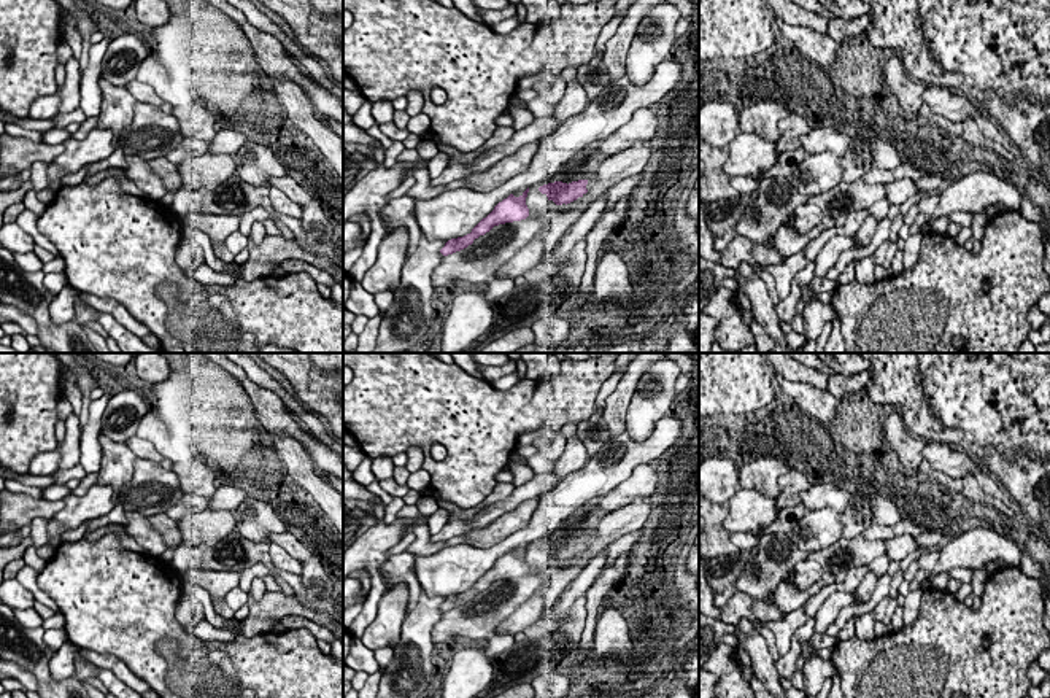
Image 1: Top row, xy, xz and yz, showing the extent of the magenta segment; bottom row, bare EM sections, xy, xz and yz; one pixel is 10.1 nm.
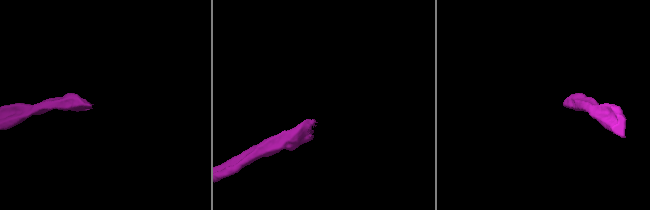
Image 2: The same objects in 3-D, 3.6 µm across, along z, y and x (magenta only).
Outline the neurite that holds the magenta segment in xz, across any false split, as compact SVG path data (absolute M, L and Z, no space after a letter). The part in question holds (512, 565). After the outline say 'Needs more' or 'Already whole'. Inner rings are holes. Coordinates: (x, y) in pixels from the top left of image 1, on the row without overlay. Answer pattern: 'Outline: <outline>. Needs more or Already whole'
Outline: M529 544L519 553L510 550L507 555L499 558L494 566L472 585L470 590L448 596L440 609L443 612L453 611L472 601L475 595L484 591L494 582L526 576L529 572L529 564L526 561L527 549Z. Already whole

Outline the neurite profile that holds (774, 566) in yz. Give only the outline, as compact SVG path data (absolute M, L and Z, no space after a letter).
M788 533L762 536L758 552L756 574L743 569L734 582L735 590L756 599L775 595L778 584L789 576L796 563L807 560L810 552L799 550Z

